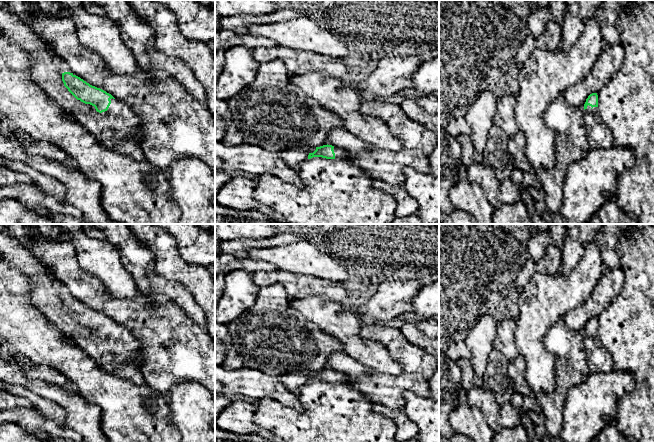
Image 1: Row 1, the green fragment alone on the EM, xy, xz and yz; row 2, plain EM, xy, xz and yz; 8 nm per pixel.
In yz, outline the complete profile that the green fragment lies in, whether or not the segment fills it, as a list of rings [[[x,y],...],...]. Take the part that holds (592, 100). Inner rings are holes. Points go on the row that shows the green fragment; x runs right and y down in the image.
[[[597,93],[590,94],[584,104],[584,127],[591,148],[608,149],[613,146],[613,135],[599,116]]]

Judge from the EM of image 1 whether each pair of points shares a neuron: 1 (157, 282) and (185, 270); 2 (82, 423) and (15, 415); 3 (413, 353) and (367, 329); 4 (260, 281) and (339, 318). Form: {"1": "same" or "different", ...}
{"1": "different", "2": "different", "3": "same", "4": "different"}

